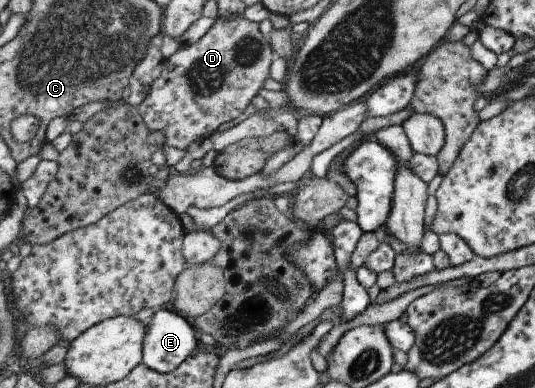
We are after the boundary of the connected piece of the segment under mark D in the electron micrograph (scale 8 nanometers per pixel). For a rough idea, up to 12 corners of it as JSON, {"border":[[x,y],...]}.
{"border":[[252,22],[181,44],[138,106],[186,150],[236,120],[276,54]]}

